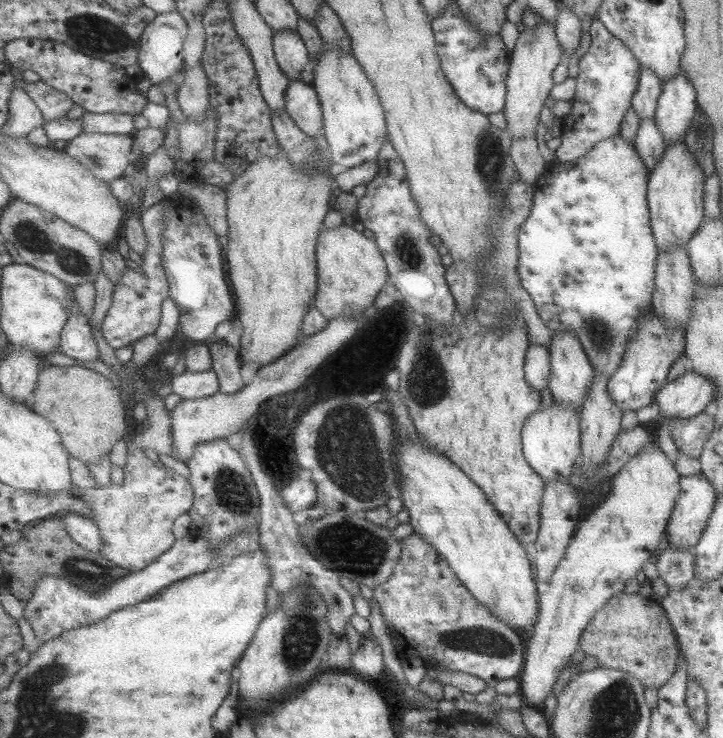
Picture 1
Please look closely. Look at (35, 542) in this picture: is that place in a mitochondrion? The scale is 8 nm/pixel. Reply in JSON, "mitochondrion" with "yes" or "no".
{"mitochondrion":"no"}

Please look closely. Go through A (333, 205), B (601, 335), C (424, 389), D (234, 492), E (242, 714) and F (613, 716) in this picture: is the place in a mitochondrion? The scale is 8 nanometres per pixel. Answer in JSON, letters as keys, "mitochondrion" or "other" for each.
{"A":"other","B":"mitochondrion","C":"mitochondrion","D":"mitochondrion","E":"other","F":"mitochondrion"}

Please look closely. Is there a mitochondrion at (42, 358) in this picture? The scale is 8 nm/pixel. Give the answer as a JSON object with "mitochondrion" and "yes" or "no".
{"mitochondrion":"no"}

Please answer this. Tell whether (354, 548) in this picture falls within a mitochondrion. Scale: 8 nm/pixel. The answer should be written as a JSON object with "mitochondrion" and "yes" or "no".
{"mitochondrion":"yes"}

